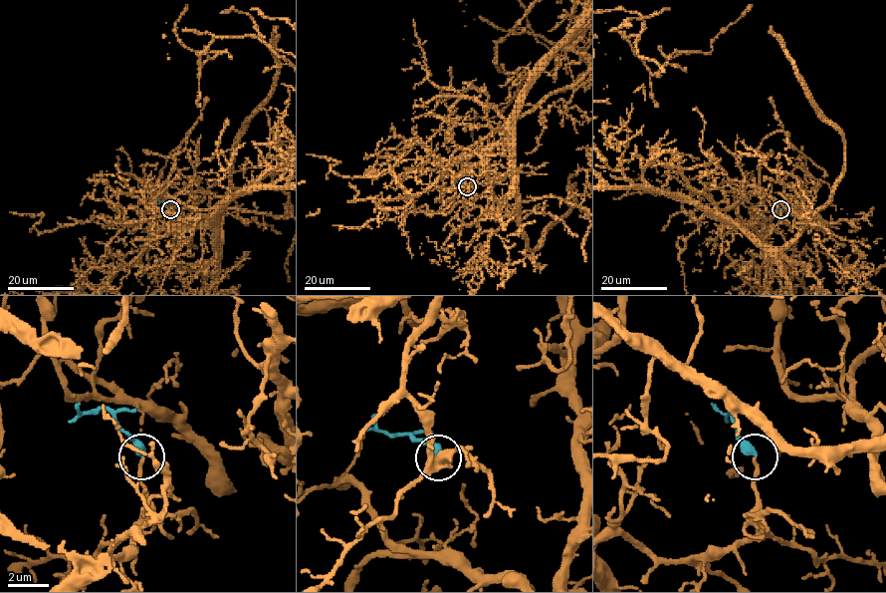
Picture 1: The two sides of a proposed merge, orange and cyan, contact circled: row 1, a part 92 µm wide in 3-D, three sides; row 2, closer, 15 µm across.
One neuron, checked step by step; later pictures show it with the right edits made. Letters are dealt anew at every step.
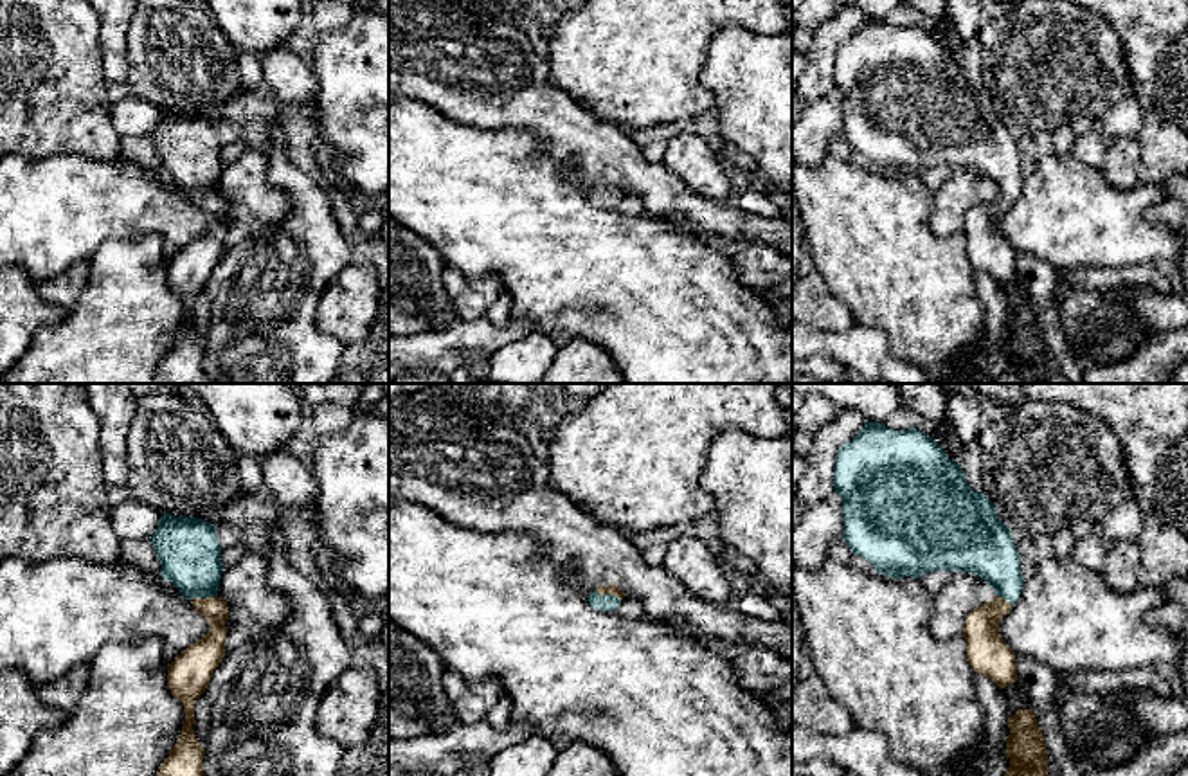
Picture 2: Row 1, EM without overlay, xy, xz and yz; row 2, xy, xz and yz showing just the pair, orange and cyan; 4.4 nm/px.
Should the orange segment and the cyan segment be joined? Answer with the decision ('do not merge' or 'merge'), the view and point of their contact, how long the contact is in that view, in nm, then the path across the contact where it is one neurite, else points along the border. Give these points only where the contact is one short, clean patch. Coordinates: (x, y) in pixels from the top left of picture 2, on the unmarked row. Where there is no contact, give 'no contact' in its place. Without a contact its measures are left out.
merge; contact xy (202, 195); length 130 nm; way xy (206, 251), (216, 209), (202, 195), (188, 144)

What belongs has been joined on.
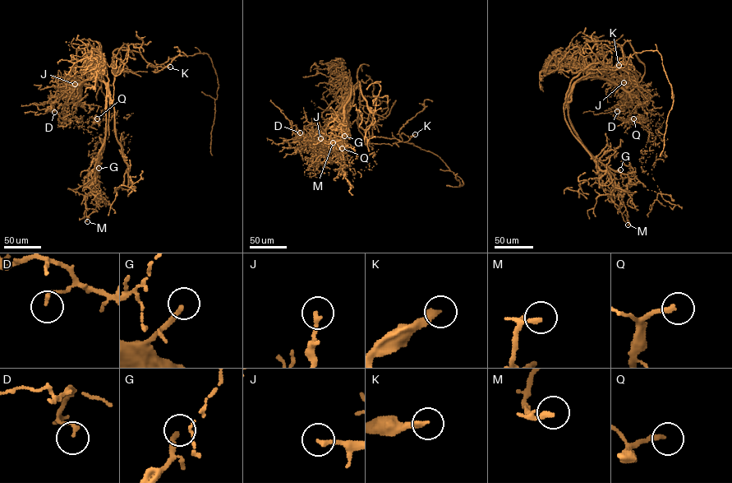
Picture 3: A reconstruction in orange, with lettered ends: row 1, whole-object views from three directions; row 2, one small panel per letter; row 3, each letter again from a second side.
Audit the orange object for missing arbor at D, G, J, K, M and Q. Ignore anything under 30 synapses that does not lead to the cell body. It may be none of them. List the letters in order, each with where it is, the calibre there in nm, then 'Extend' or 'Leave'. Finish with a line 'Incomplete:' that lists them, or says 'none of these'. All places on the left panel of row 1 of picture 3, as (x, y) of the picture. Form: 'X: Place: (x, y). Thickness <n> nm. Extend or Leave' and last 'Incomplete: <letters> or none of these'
D: Place: (54, 112). Thickness 140 nm. Leave
G: Place: (98, 168). Thickness 240 nm. Extend
J: Place: (75, 84). Thickness 220 nm. Leave
K: Place: (170, 67). Thickness 300 nm. Extend
M: Place: (87, 221). Thickness 160 nm. Leave
Q: Place: (97, 118). Thickness 220 nm. Extend
Incomplete: G, K, Q

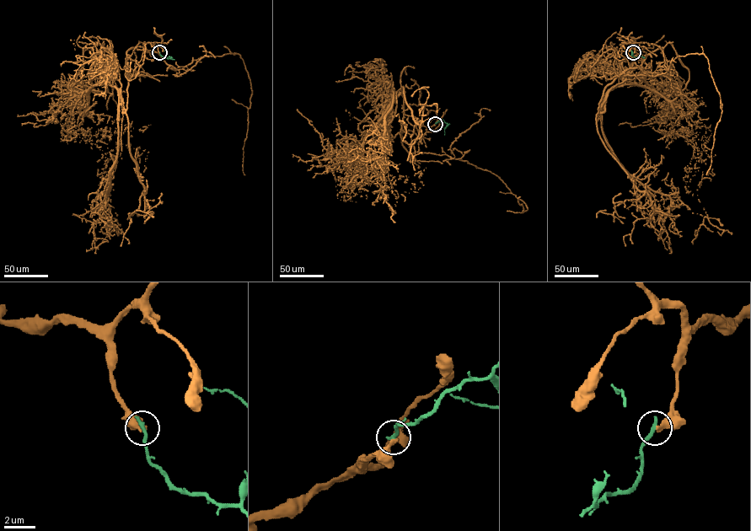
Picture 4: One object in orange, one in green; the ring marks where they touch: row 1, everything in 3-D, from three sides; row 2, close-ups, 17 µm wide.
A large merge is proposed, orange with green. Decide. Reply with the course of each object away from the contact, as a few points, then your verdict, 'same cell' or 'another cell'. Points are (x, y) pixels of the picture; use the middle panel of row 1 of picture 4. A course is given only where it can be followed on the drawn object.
orange via (435, 124), (410, 153), (401, 88), (362, 158), (343, 149), (358, 177), (386, 180), (374, 176), (395, 222) | green via (435, 124), (441, 120), (447, 123), (444, 135) | another cell

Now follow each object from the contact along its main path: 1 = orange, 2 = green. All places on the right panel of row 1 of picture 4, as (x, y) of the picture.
1: (633, 52), (663, 48), (598, 109), (625, 84), (660, 93), (658, 131), (698, 154), (685, 188), (732, 233)
2: (633, 52), (630, 58), (645, 57)

